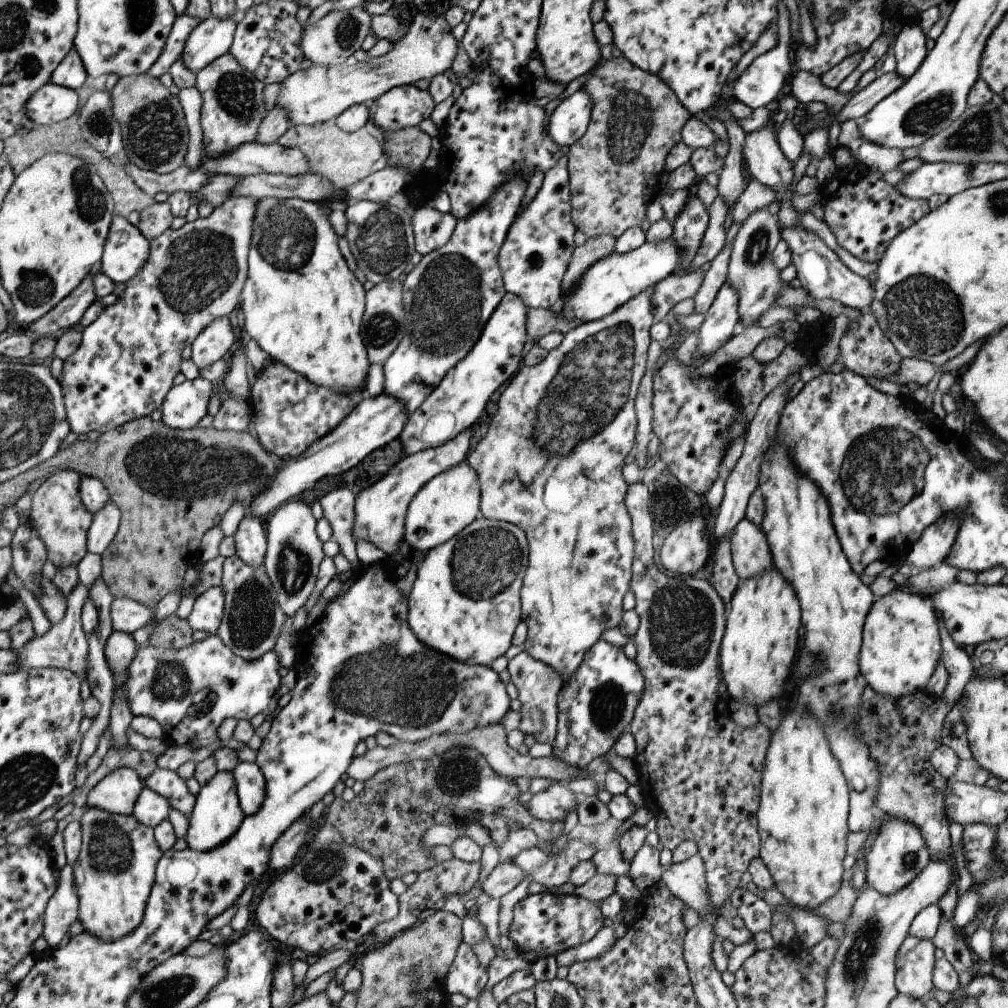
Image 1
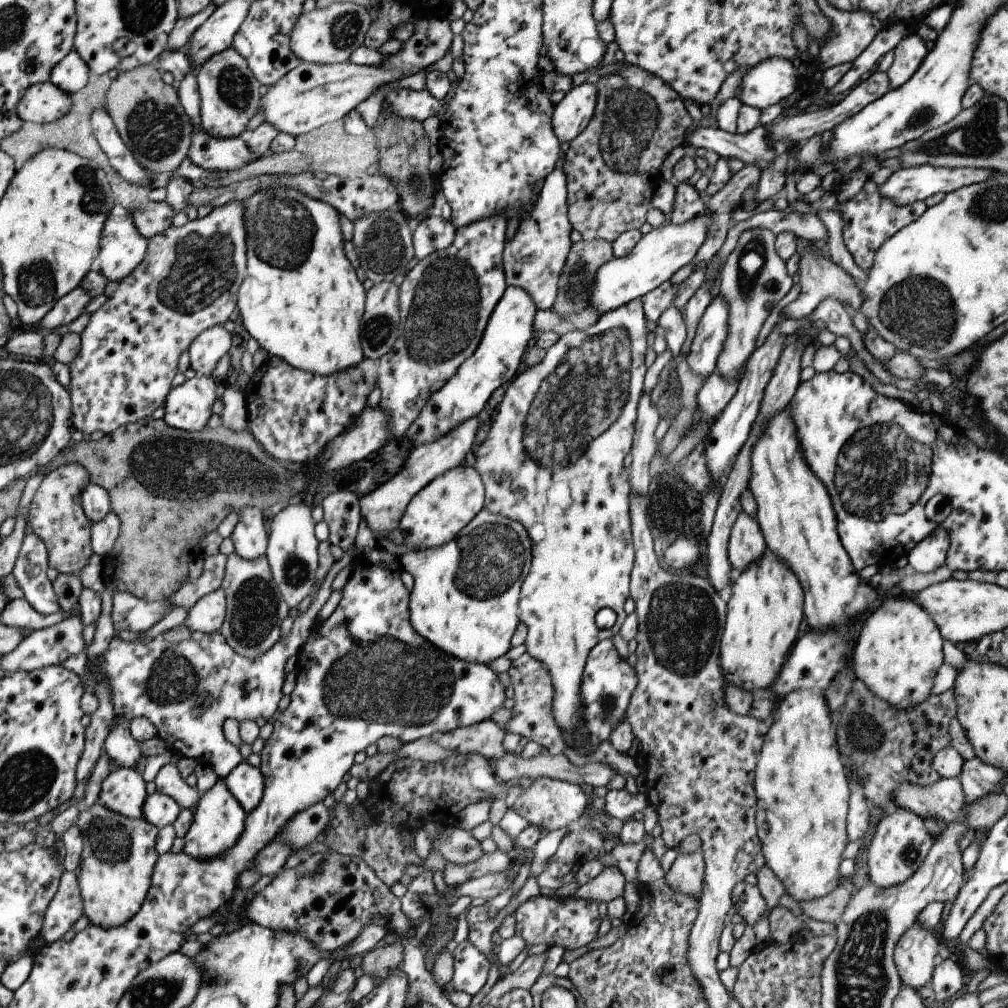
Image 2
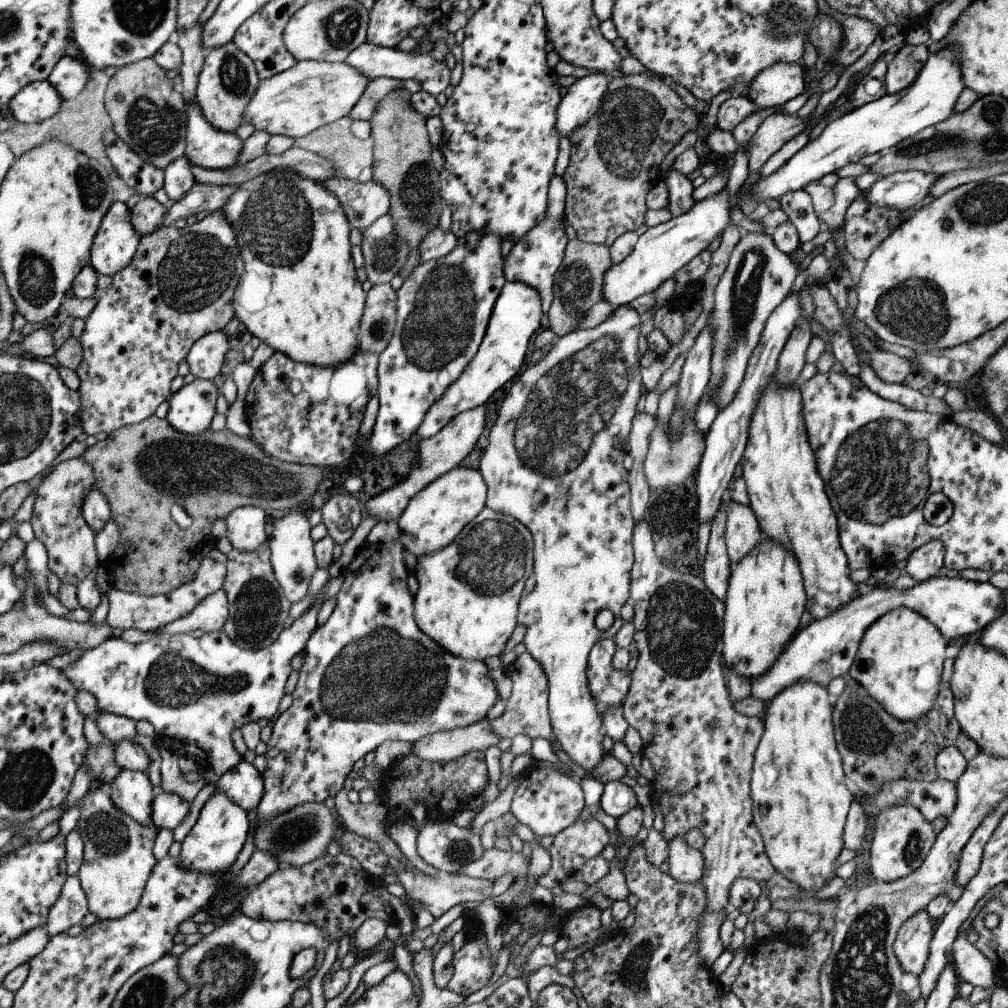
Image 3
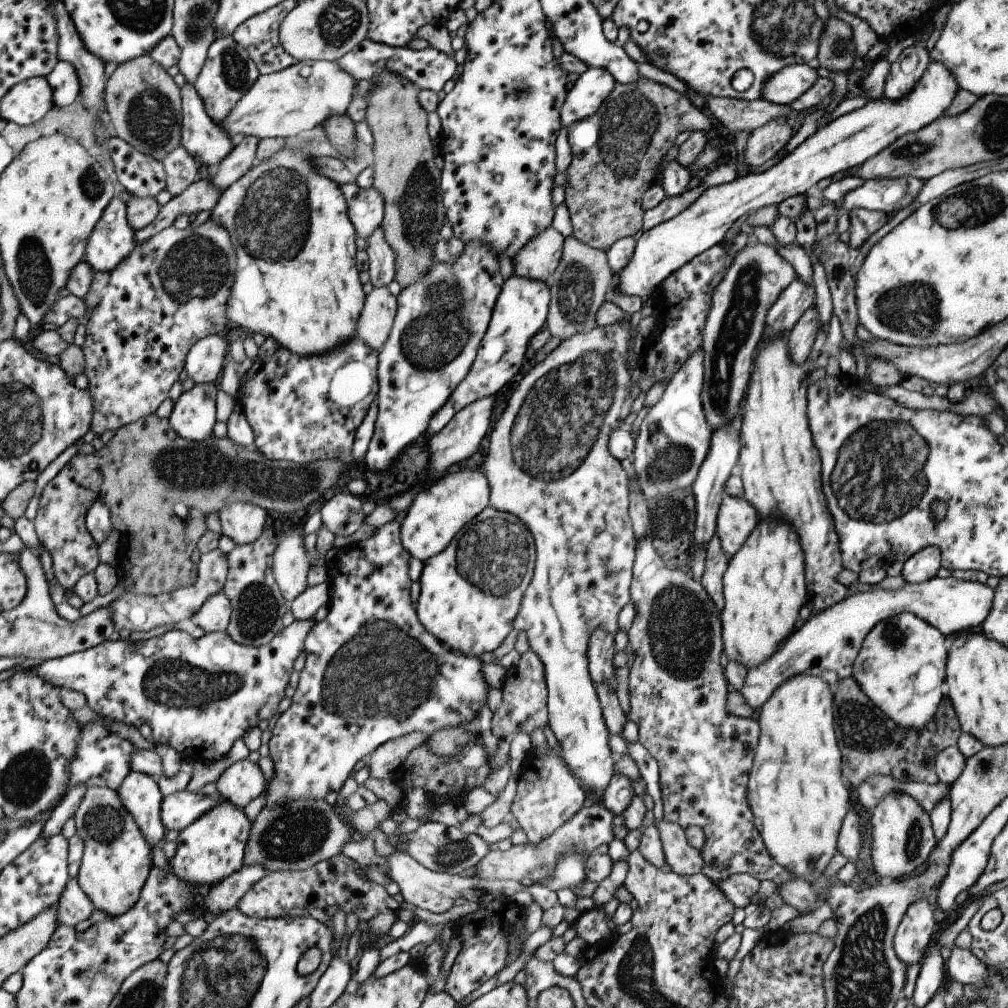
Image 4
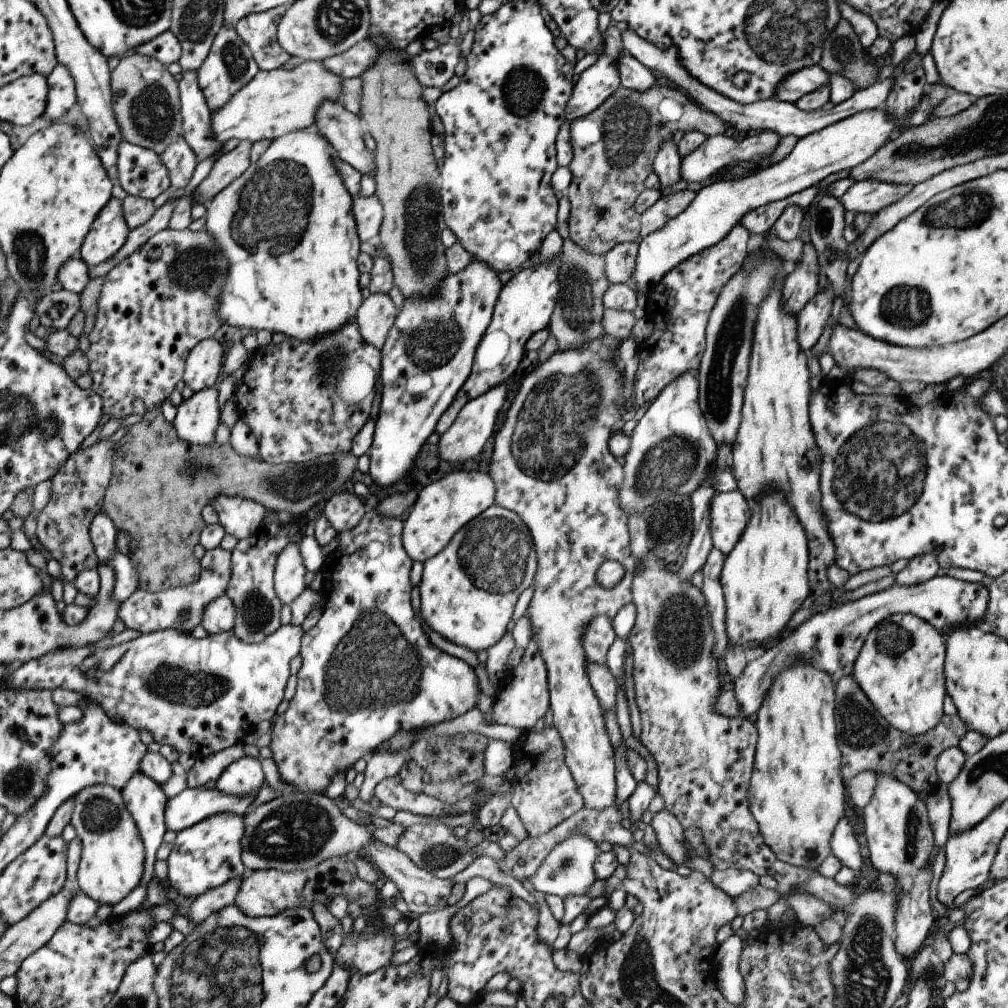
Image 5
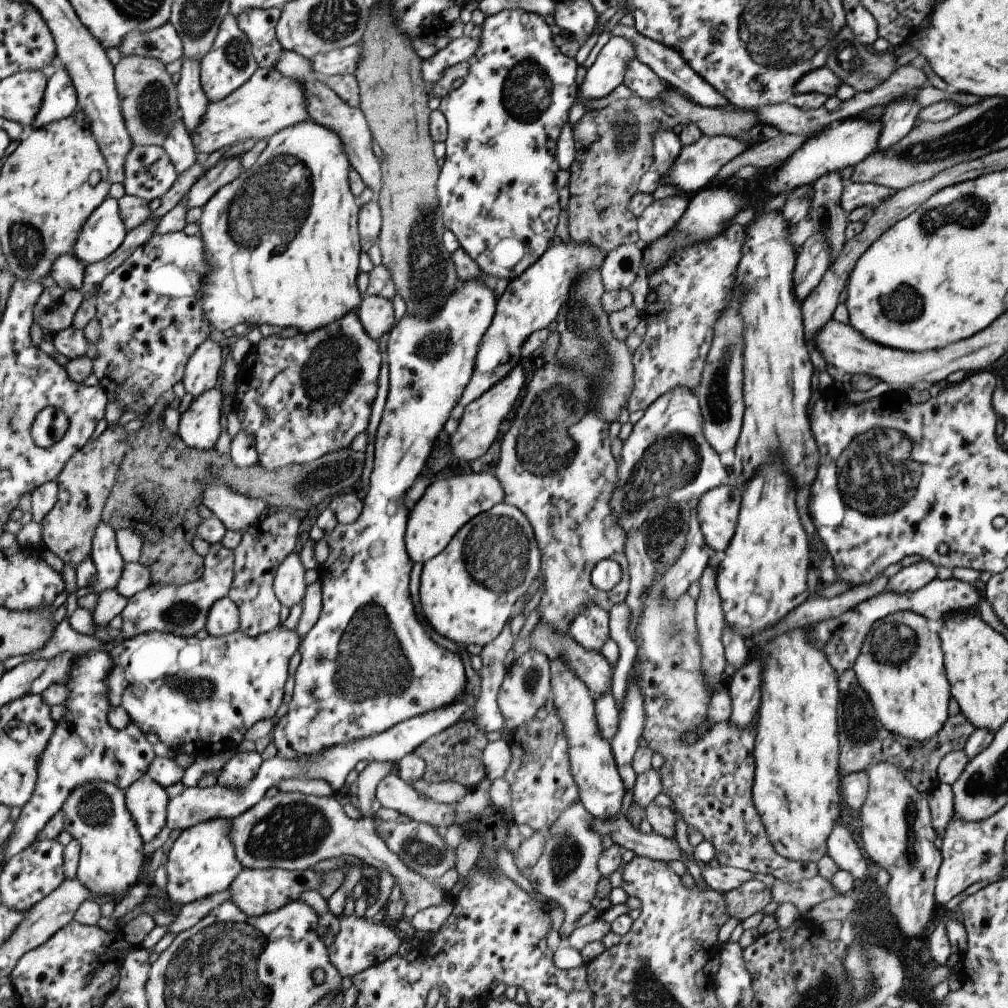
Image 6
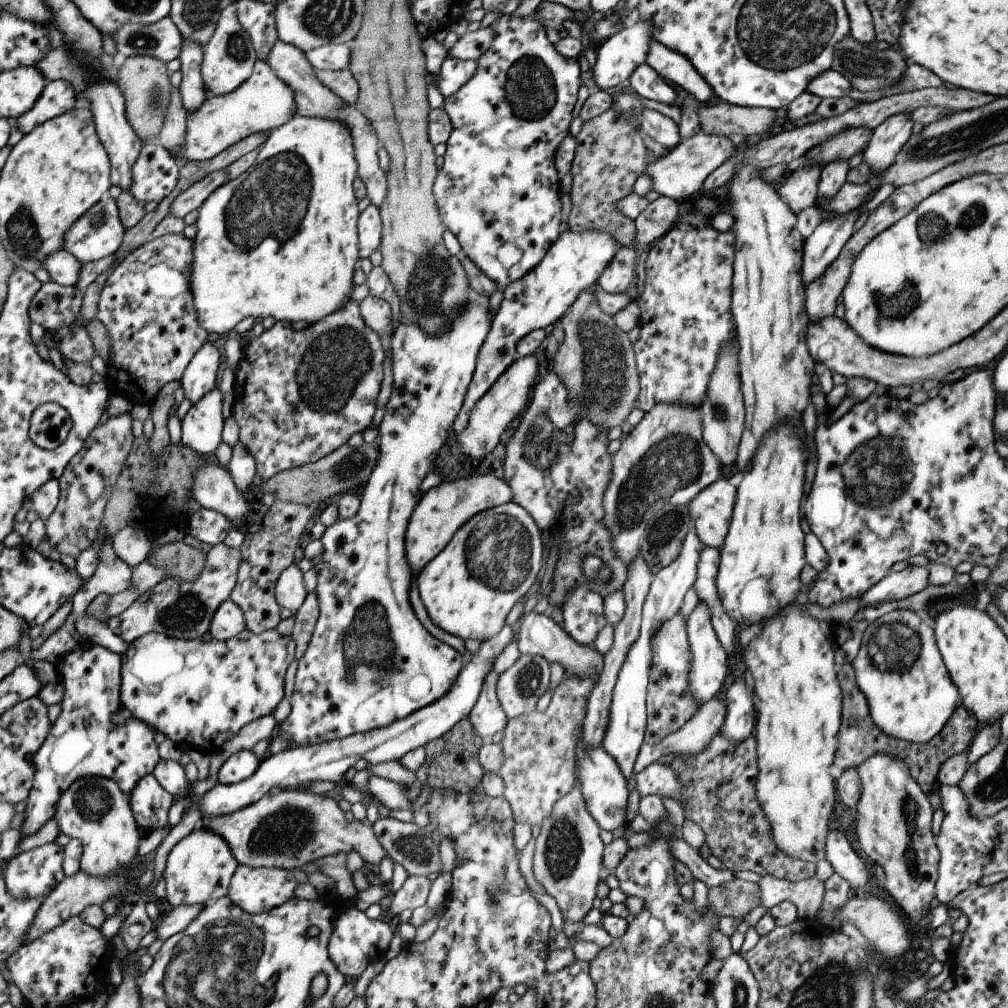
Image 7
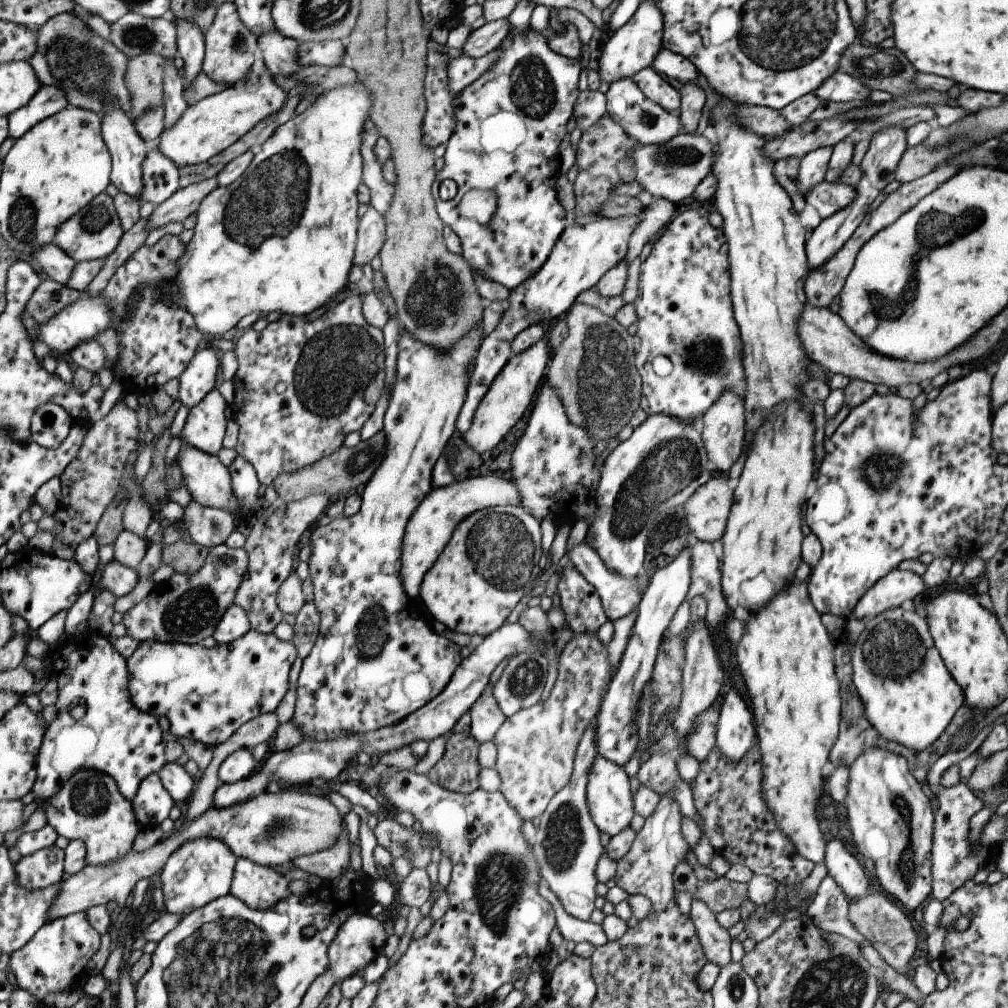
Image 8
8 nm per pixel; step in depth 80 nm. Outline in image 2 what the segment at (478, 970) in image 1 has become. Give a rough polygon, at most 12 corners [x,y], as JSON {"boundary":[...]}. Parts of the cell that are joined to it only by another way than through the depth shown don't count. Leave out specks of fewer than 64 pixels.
{"boundary":[[473,945],[452,946],[452,977],[444,991],[472,997],[489,962]]}

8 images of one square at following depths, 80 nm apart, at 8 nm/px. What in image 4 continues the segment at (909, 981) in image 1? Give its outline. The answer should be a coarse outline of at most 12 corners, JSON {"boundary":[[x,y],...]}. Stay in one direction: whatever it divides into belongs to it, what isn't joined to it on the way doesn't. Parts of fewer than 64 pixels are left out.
{"boundary":[[911,903],[892,945],[908,968],[924,956],[939,918]]}

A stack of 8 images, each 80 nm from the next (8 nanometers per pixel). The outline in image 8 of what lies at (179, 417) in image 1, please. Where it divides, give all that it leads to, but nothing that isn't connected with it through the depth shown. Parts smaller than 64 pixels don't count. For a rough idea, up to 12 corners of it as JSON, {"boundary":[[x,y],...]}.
{"boundary":[[211,389],[188,410],[179,434],[215,457],[226,429],[225,406]]}

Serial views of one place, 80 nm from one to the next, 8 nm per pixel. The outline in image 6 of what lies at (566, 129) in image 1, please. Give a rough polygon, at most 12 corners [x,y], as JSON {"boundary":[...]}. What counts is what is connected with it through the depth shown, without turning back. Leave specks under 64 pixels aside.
{"boundary":[[621,35],[603,37],[586,68],[571,126],[585,104],[609,97],[622,84],[635,48]]}

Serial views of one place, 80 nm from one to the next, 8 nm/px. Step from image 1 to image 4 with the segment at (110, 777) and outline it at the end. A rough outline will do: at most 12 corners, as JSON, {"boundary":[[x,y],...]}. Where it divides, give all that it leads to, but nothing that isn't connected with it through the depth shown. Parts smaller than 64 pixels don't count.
{"boundary":[[130,770],[114,791],[152,850],[165,832],[163,797]]}

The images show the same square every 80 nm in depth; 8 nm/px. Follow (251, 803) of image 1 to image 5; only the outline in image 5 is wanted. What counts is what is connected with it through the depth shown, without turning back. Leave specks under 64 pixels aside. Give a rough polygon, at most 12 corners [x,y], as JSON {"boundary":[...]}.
{"boundary":[[244,755],[215,781],[222,794],[247,796],[263,781],[259,760]]}

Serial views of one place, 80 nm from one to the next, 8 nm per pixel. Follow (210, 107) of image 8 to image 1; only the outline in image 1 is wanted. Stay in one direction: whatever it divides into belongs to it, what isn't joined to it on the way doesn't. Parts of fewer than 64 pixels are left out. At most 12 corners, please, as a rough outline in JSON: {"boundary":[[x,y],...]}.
{"boundary":[[417,11],[383,56],[313,65],[283,81],[290,126],[369,104],[450,68],[443,16]]}

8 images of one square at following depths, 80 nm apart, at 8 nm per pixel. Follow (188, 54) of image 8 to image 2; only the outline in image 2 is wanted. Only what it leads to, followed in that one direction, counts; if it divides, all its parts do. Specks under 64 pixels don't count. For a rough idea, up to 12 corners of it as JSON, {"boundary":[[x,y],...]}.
{"boundary":[[193,129],[186,156],[211,172],[237,170],[261,158],[241,137]]}

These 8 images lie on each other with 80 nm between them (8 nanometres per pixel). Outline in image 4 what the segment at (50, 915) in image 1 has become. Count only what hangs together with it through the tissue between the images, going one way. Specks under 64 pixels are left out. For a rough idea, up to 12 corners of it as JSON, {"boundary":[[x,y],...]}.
{"boundary":[[70,878],[56,902],[57,927],[87,919],[93,905]]}

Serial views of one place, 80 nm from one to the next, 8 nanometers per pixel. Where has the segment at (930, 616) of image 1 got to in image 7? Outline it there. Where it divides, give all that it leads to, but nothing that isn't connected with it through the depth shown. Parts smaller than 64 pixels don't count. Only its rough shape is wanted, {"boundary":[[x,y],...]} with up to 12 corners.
{"boundary":[[911,609],[868,624],[850,665],[885,736],[928,743],[958,707]]}

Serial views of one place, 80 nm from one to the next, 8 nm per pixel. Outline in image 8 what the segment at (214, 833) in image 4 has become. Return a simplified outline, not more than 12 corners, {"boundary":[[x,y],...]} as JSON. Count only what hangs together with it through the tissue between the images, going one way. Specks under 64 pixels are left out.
{"boundary":[[211,837],[164,860],[163,910],[181,915],[226,895],[236,859]]}

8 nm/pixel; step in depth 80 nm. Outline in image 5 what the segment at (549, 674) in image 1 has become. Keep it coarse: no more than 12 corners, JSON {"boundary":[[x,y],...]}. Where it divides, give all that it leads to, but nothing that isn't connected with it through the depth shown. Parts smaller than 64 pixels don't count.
{"boundary":[[531,640],[501,678],[491,720],[529,731],[548,704],[545,662]]}

